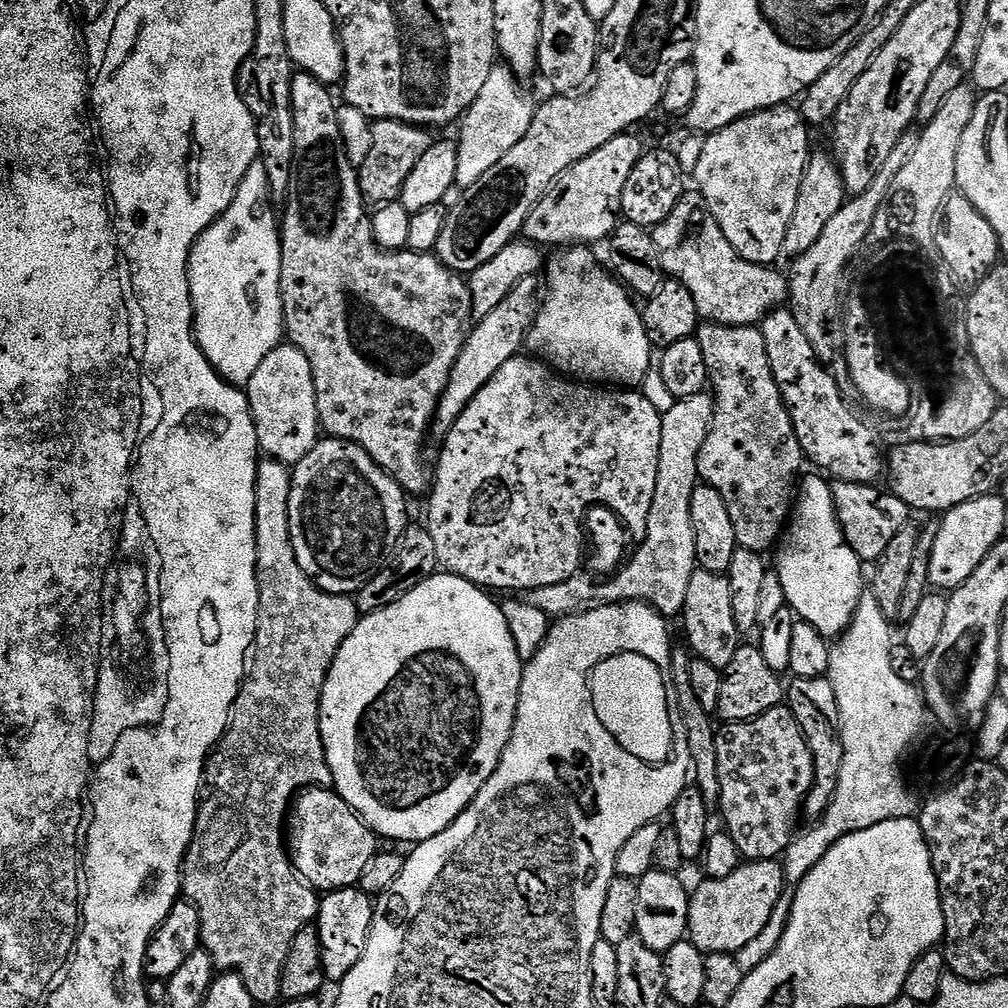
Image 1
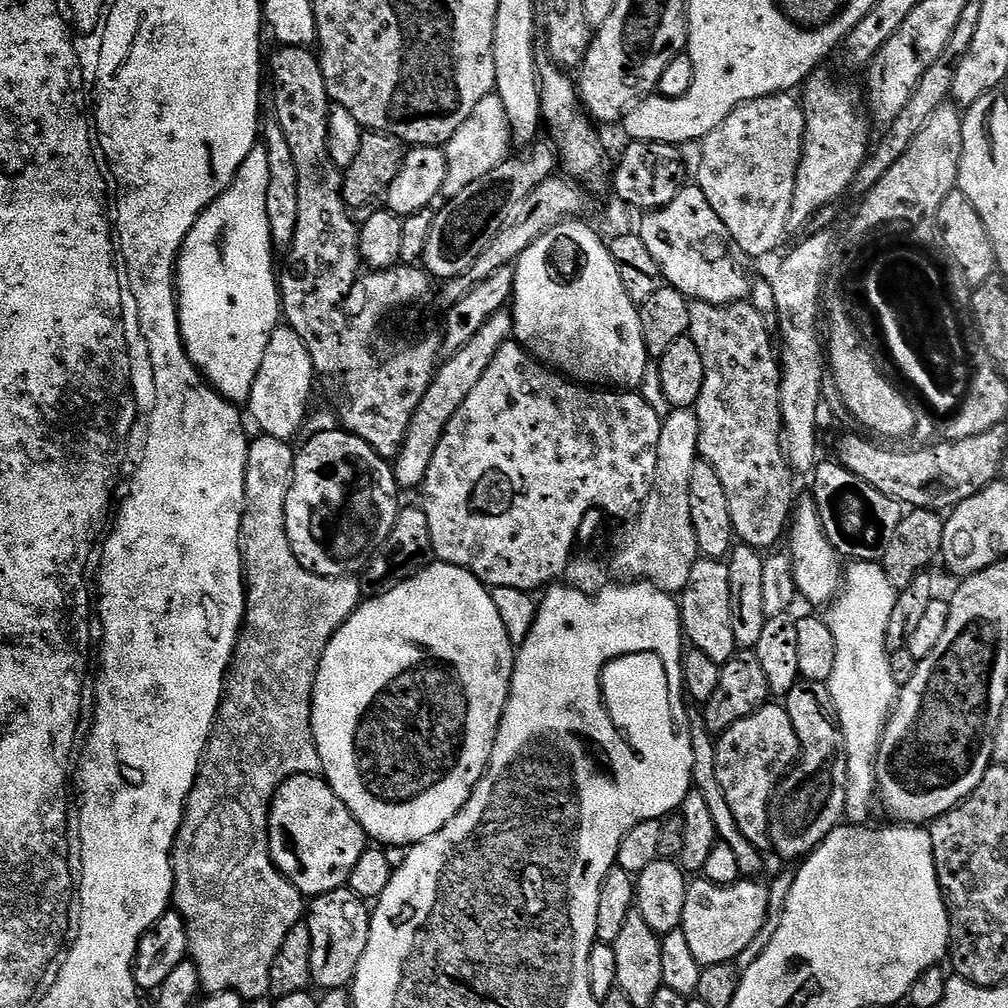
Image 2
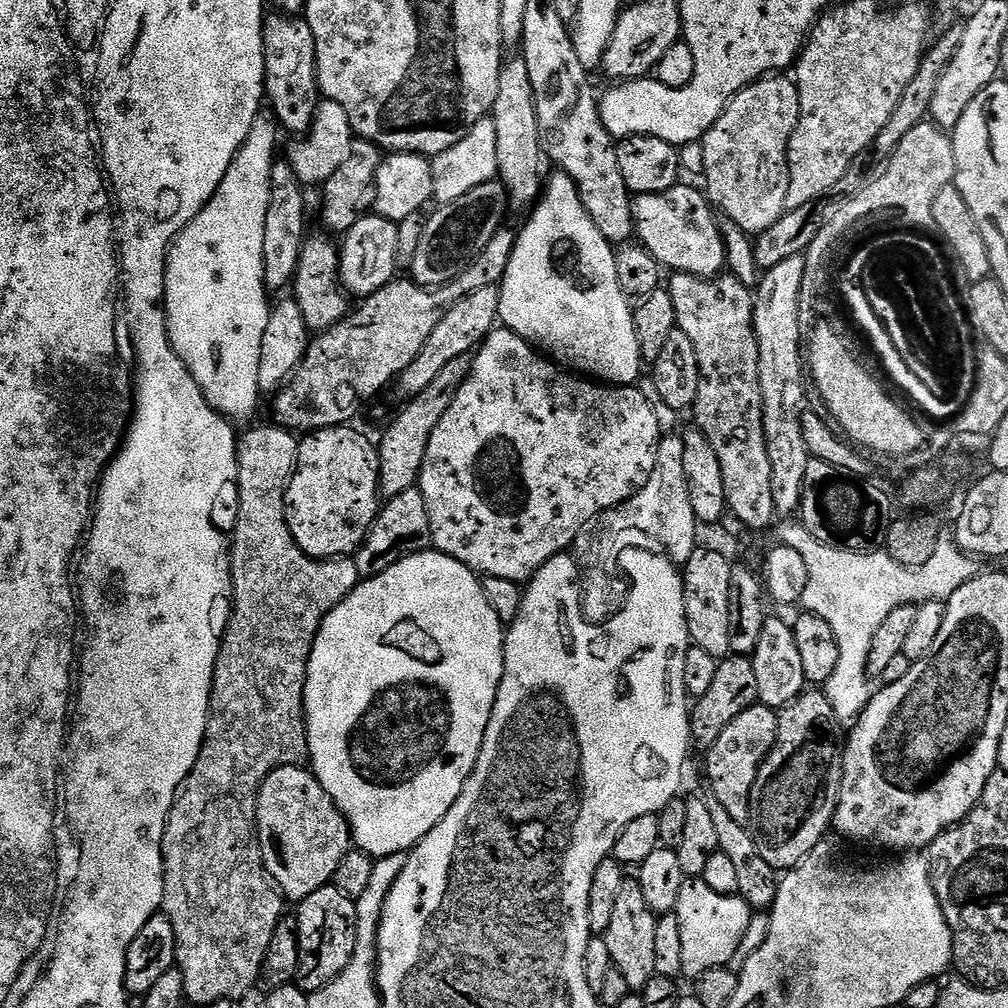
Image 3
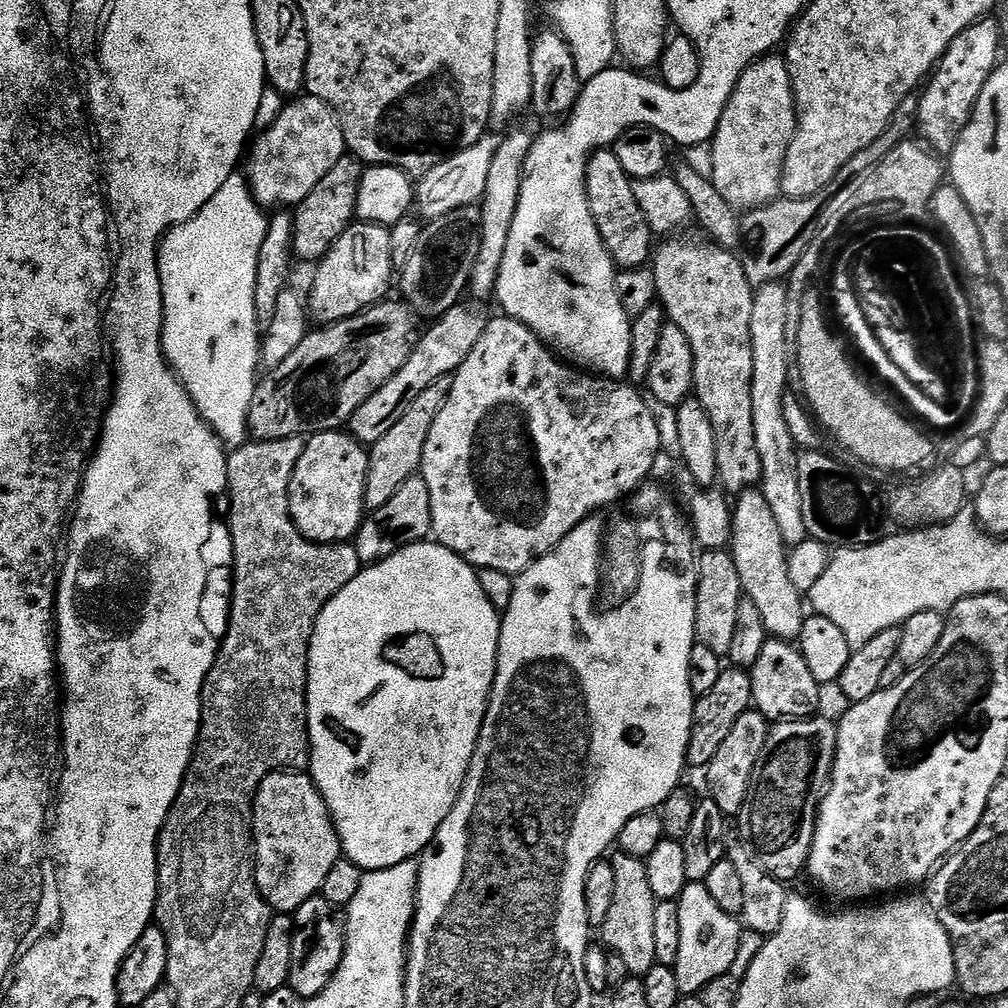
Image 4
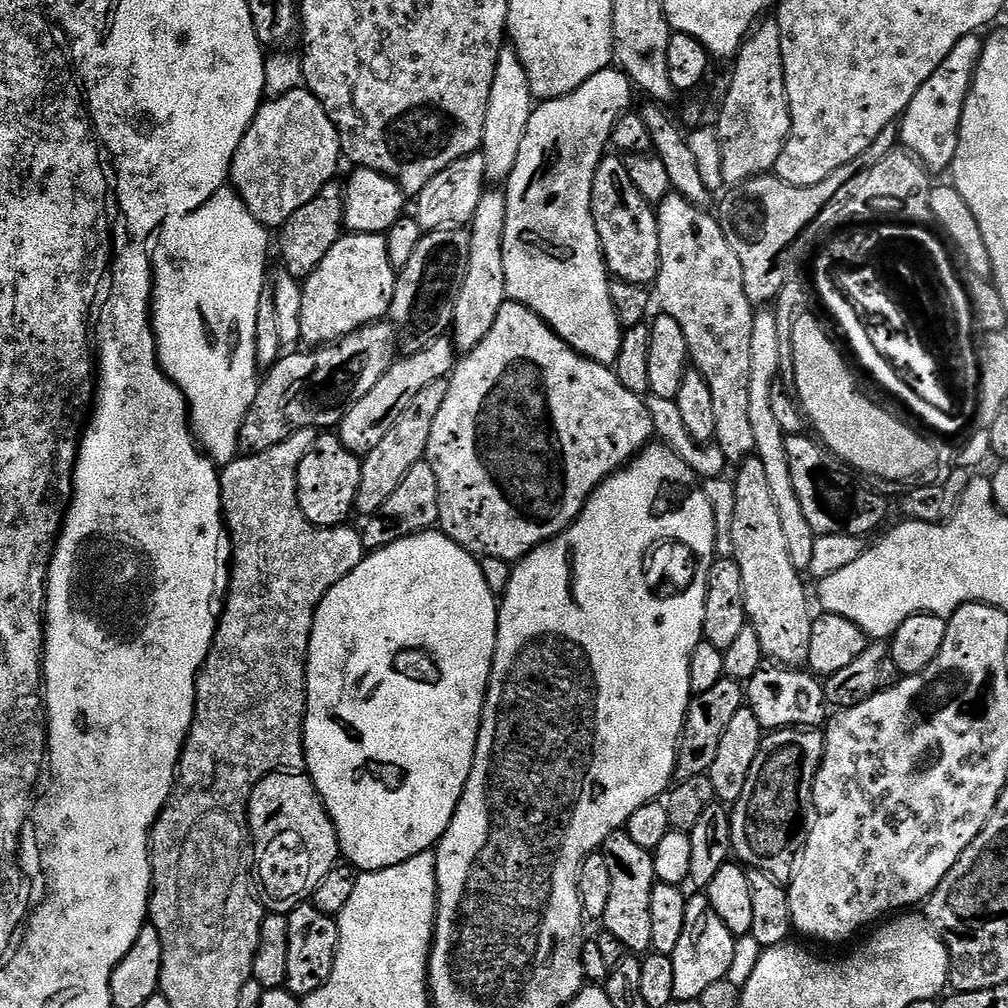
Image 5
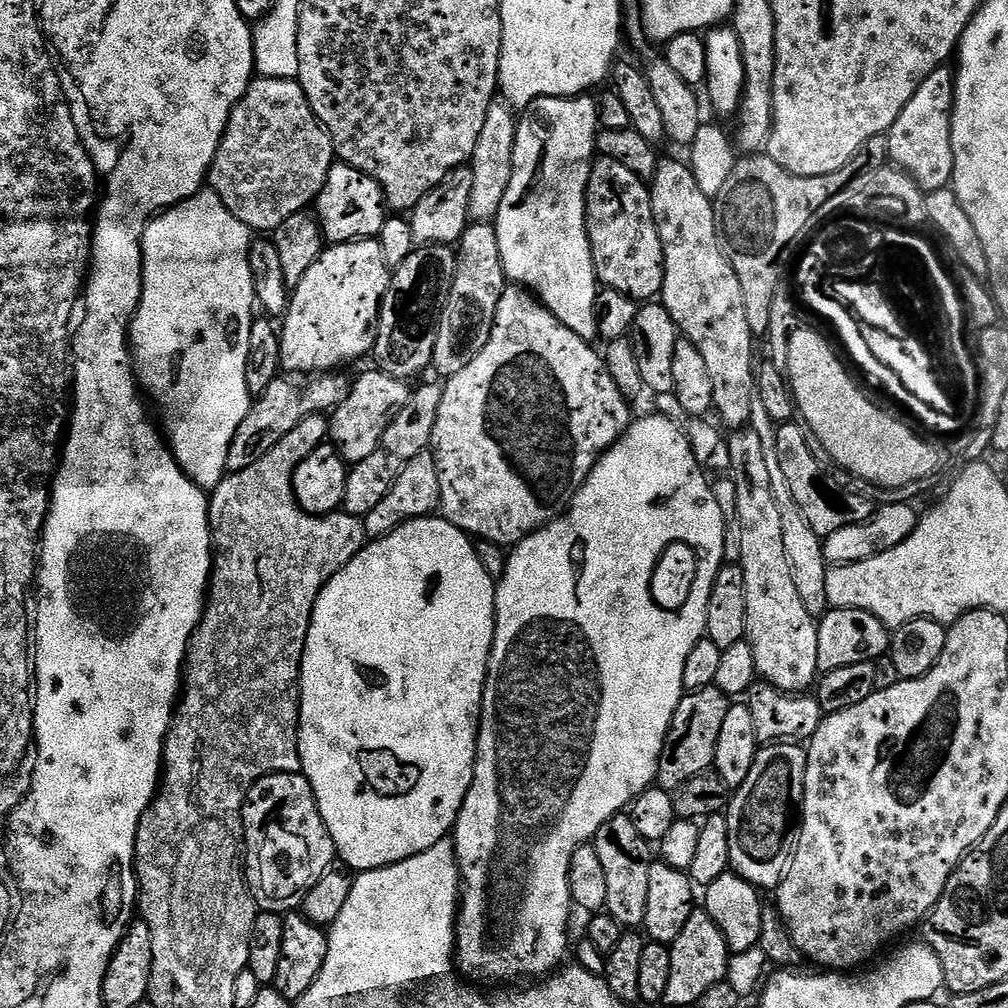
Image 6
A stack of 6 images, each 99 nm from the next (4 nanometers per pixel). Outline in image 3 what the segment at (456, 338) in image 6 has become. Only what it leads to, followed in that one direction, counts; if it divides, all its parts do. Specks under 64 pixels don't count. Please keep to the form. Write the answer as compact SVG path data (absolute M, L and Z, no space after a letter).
M523 58L505 59L504 67L498 78L498 98L494 98L490 118L494 122L494 130L498 130L498 179L508 191L508 207L513 213L535 205L542 195L542 176L540 180L540 139L538 138L538 114L534 106L534 86L530 86L530 74L526 70Z

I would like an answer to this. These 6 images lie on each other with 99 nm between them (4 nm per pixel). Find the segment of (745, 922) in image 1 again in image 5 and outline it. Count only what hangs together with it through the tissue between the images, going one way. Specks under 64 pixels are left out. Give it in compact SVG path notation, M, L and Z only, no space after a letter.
M689 895L686 926L682 926L682 938L678 938L678 946L674 946L671 955L674 962L674 1000L699 1000L712 983L725 979L736 960L736 944L737 937L726 930L726 922L718 918L707 895Z

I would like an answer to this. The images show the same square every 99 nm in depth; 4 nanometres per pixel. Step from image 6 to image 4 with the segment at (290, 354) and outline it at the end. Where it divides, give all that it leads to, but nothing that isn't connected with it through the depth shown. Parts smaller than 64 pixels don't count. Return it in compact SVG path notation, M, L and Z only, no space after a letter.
M352 223L315 268L312 293L306 296L306 307L313 321L320 320L316 322L327 326L372 308L389 295L388 287L394 284L388 228L382 224Z

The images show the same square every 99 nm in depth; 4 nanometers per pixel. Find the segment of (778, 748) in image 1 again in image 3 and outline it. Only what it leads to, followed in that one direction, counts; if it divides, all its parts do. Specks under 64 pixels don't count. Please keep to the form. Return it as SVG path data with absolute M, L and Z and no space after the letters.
M758 702L742 710L742 714L738 714L738 718L734 718L734 722L730 722L726 730L722 730L718 742L714 742L714 746L706 749L708 761L705 762L704 768L708 771L708 784L712 787L710 795L718 798L718 802L722 802L722 807L734 817L734 822L748 824L750 796L754 790L754 782L758 778L762 762L776 744L777 734L777 709L768 708Z

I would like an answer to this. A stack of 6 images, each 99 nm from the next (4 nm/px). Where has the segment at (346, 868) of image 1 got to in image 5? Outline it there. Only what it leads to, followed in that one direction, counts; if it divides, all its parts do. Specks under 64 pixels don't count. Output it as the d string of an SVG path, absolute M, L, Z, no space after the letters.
M275 772L259 780L254 786L252 797L248 799L248 831L251 847L256 847L254 876L258 881L258 896L268 912L287 914L299 904L311 901L318 882L322 882L322 878L326 878L326 874L337 867L342 856L340 840L336 836L332 819L328 817L328 811L312 777L307 774Z

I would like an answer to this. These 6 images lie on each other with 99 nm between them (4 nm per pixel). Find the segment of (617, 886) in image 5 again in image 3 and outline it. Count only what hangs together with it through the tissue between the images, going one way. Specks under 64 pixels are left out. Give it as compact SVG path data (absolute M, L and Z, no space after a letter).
M625 879L621 893L618 894L617 903L614 906L614 915L610 922L610 930L606 930L603 940L607 948L610 949L612 967L617 968L622 973L622 978L626 978L626 986L633 993L643 993L644 987L650 978L656 975L654 962L658 959L656 947L656 921L657 913L646 906L646 897L642 894L642 886L639 879Z

